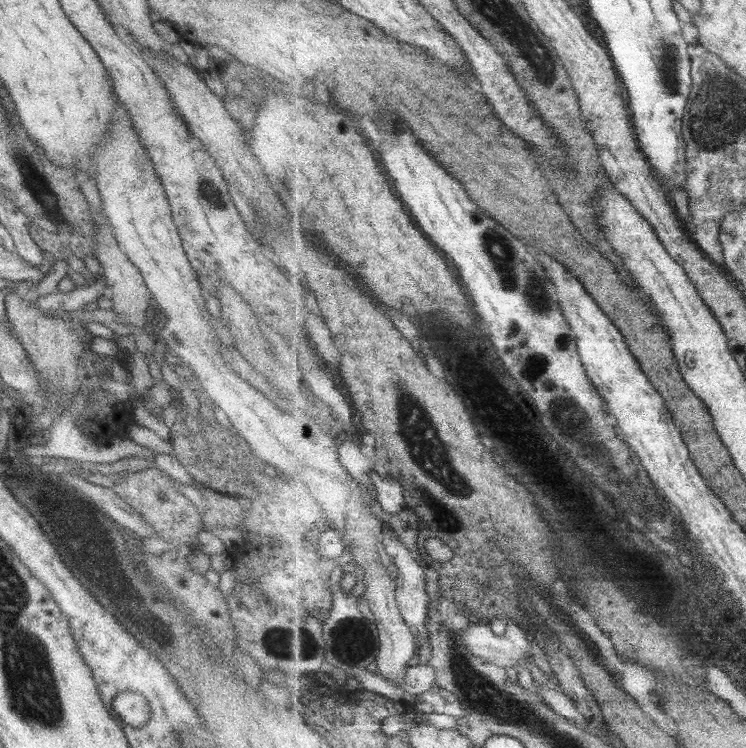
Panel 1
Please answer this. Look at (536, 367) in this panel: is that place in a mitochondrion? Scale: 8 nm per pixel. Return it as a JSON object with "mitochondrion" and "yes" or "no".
{"mitochondrion":"no"}

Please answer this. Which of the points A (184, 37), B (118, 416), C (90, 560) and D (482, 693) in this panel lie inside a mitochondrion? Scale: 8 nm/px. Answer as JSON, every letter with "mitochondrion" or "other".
{"A":"other","B":"other","C":"mitochondrion","D":"mitochondrion"}

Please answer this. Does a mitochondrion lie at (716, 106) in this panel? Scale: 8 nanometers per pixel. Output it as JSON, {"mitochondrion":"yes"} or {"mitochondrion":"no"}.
{"mitochondrion":"yes"}

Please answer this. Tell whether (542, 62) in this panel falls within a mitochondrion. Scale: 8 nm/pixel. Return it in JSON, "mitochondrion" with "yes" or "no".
{"mitochondrion":"yes"}

